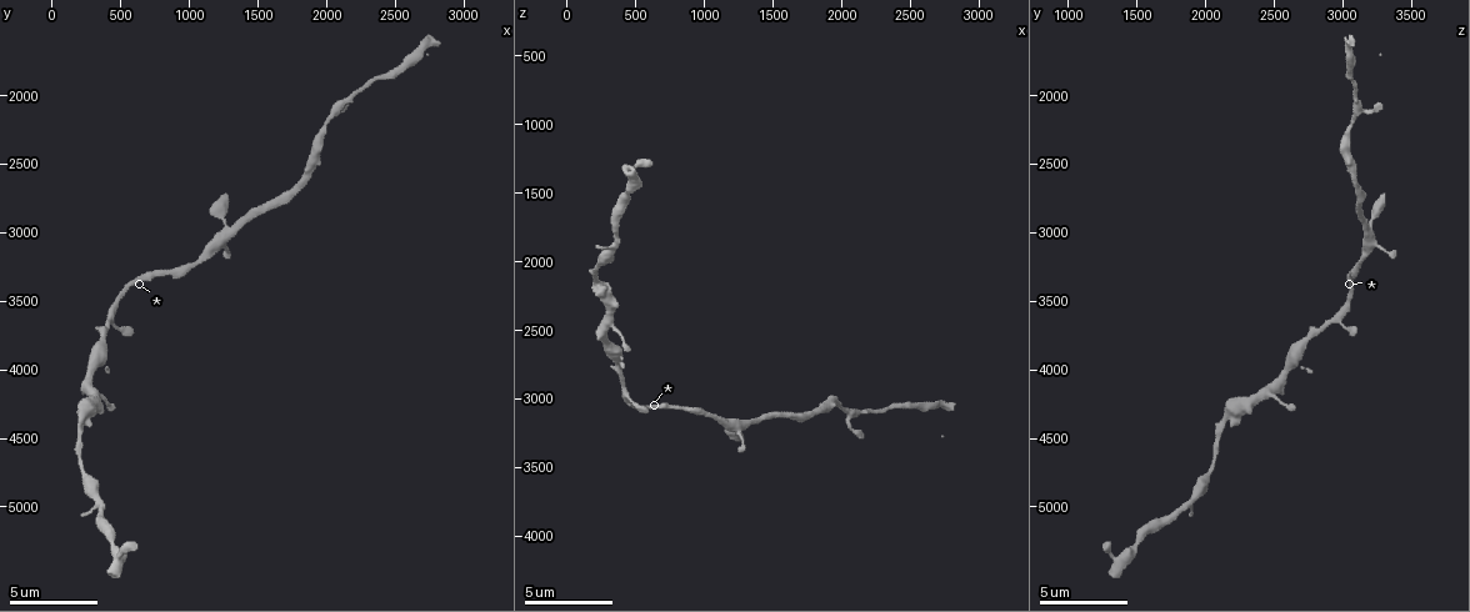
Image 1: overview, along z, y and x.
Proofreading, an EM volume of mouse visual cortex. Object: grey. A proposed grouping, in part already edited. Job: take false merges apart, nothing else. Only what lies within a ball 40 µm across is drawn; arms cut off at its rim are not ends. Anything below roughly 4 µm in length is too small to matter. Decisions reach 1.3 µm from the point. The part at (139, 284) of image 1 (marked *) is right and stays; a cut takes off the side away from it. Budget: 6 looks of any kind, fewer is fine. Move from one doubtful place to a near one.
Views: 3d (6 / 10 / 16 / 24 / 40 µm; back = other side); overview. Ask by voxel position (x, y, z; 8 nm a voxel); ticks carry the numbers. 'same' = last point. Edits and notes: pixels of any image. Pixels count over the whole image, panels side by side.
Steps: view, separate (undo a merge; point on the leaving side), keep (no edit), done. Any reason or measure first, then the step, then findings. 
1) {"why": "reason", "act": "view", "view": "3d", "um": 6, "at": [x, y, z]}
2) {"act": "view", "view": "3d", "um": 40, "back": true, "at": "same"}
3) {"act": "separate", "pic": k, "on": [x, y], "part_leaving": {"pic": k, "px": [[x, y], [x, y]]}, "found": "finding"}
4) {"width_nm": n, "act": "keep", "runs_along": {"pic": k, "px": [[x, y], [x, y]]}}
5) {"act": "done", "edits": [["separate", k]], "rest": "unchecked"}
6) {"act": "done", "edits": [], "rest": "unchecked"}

{"why": "calibre changes", "act": "view", "view": "3d", "um": 10, "at": [1140, 3160, 3140]}

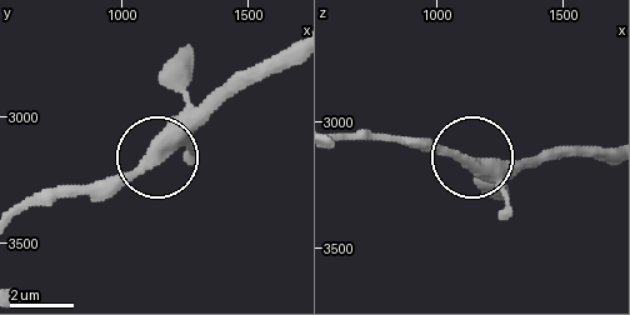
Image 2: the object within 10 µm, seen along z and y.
{"why": "other side", "act": "view", "view": "3d", "um": 10, "back": true, "at": [1130, 3170, 3160]}

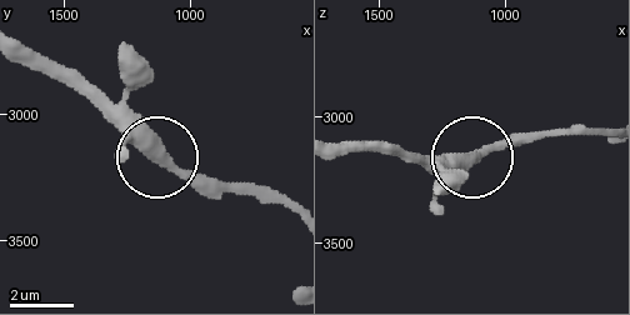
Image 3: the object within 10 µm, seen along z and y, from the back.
{"width_nm": 390, "act": "keep", "runs_along": {"pic": 3, "px": [[280, 205], [243, 193], [194, 190], [93, 98]]}, "found": "continuous, no second neuron"}

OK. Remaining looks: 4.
{"why": "sudden change in width", "act": "view", "view": "3d", "um": 6, "at": [360, 3740, 2760]}

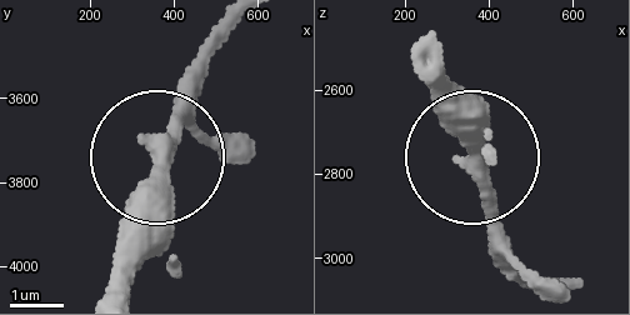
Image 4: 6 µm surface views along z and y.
{"act": "keep", "found": "one neuron here"}

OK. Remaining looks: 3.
{"act": "view", "view": "3d", "um": 10, "at": [200, 4440, 2120]}

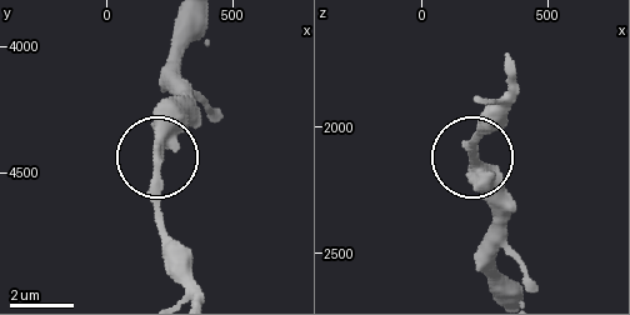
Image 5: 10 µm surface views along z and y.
{"act": "keep", "runs_along": {"pic": 5, "px": [[201, 25], [176, 66], [176, 128], [160, 154], [160, 256]]}, "found": "all the same neuron"}

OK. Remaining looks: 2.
{"act": "done", "edits": [], "rest": "unchecked"}

